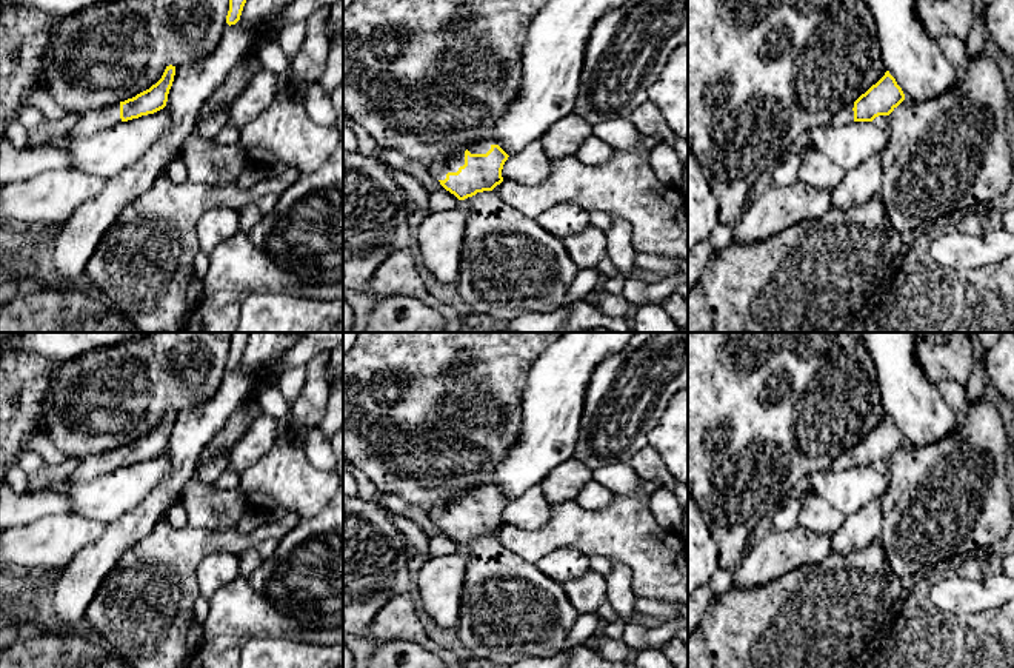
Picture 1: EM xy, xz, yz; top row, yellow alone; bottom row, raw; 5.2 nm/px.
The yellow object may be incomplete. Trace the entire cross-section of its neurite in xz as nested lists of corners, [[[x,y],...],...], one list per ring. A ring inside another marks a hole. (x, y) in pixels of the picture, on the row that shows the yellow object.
[[[480,142],[435,163],[429,172],[446,191],[465,200],[500,185],[508,157],[499,145]]]

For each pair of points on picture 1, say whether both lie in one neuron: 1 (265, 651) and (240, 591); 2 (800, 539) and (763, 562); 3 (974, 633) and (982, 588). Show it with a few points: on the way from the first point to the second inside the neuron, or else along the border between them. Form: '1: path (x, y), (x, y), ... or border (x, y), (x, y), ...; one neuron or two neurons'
1: border (294, 641), (251, 637), (240, 651); two neurons
2: path (791, 548), (773, 556); one neuron
3: border (997, 605), (967, 614); two neurons

